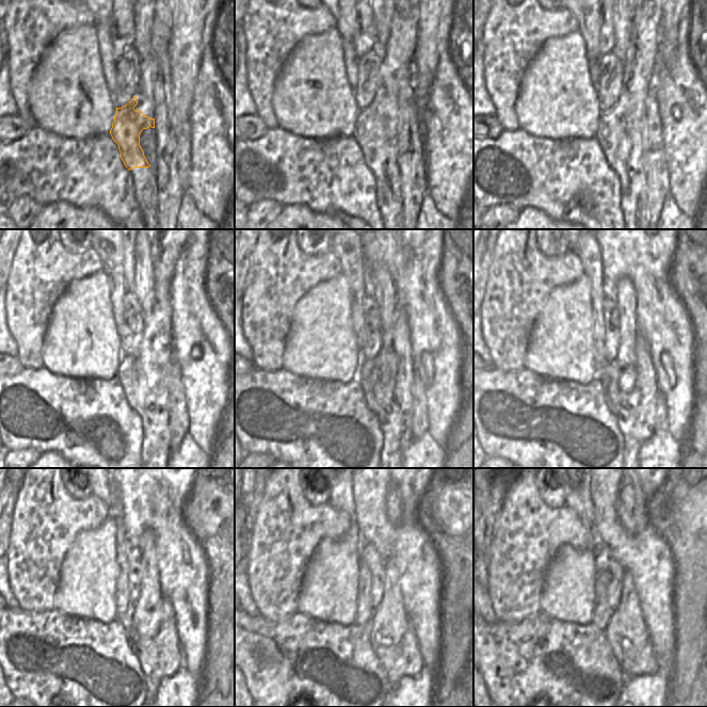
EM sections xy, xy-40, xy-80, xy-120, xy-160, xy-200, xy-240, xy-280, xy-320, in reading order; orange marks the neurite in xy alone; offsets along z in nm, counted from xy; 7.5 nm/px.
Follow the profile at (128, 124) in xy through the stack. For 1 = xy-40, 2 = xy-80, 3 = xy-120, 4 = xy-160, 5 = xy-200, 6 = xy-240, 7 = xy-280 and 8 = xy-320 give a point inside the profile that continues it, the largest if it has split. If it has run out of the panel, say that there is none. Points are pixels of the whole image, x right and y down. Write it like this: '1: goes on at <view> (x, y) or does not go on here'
1: goes on at xy-40 (373, 130)
2: goes on at xy-80 (613, 133)
3: goes on at xy-120 (135, 370)
4: goes on at xy-160 (374, 375)
5: goes on at xy-200 (611, 378)
6: goes on at xy-240 (150, 596)
7: goes on at xy-280 (391, 597)
8: goes on at xy-320 (624, 654)

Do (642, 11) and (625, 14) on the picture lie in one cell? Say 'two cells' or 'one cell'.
two cells

